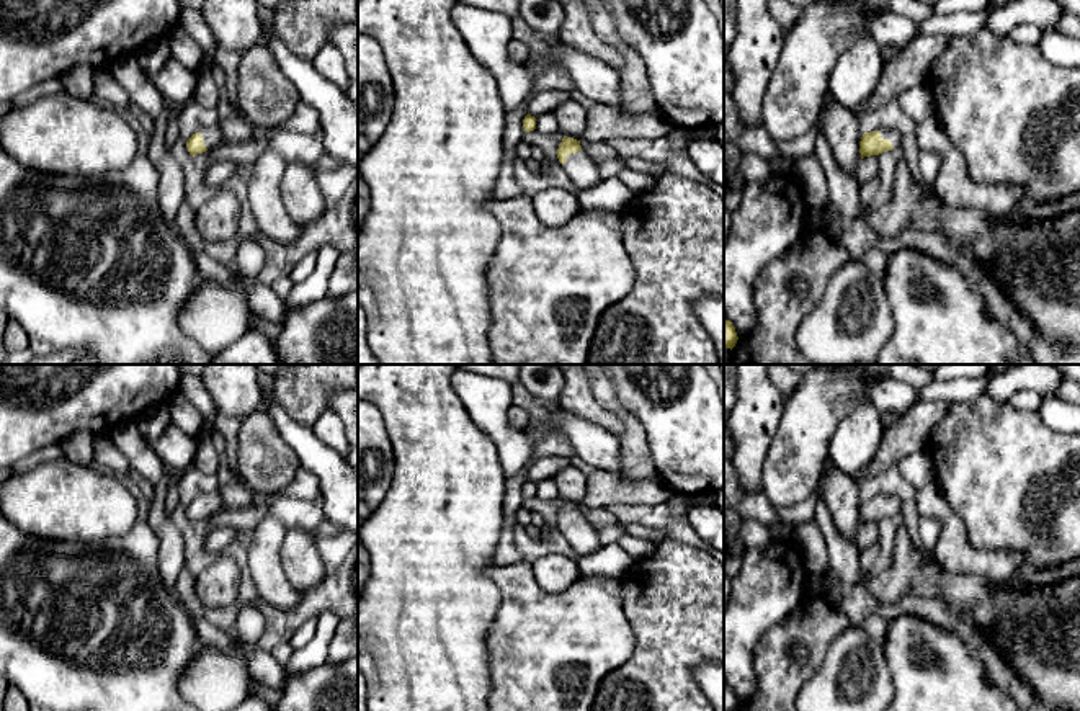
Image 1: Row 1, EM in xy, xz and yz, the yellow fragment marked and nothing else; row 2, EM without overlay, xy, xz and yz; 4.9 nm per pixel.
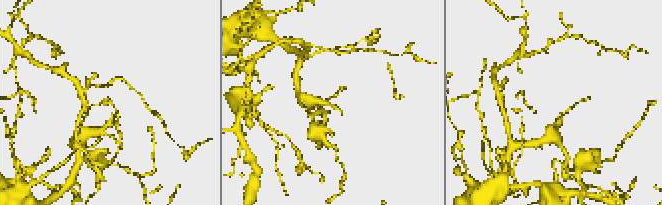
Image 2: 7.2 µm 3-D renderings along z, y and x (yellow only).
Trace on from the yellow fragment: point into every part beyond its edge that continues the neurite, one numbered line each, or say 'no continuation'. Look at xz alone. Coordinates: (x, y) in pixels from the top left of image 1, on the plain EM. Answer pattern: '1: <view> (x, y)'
1: xz (582, 538)

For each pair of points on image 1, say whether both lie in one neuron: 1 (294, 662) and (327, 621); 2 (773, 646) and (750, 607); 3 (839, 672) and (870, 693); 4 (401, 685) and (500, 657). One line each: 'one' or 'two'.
1: one
2: two
3: one
4: two

